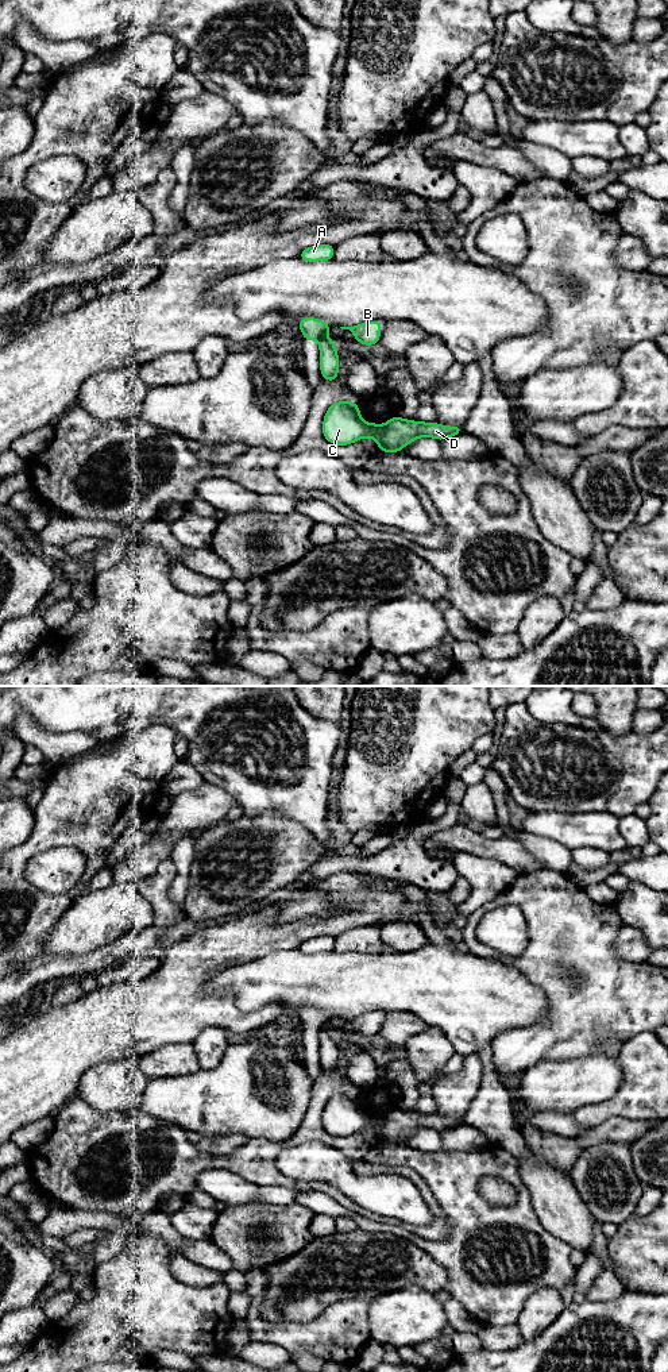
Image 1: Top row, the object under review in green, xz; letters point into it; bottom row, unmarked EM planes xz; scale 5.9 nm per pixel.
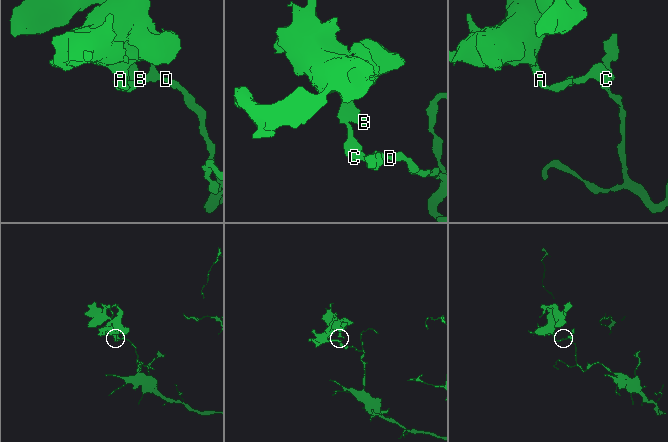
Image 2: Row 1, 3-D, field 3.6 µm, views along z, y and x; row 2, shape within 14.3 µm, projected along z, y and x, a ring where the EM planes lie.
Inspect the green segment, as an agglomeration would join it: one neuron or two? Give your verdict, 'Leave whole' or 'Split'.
Split

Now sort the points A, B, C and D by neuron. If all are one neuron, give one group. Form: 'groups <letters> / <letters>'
groups A B / C D

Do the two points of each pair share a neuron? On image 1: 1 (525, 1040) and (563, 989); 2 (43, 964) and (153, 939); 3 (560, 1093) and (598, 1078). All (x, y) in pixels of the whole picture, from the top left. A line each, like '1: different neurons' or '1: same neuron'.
1: same neuron
2: same neuron
3: same neuron

